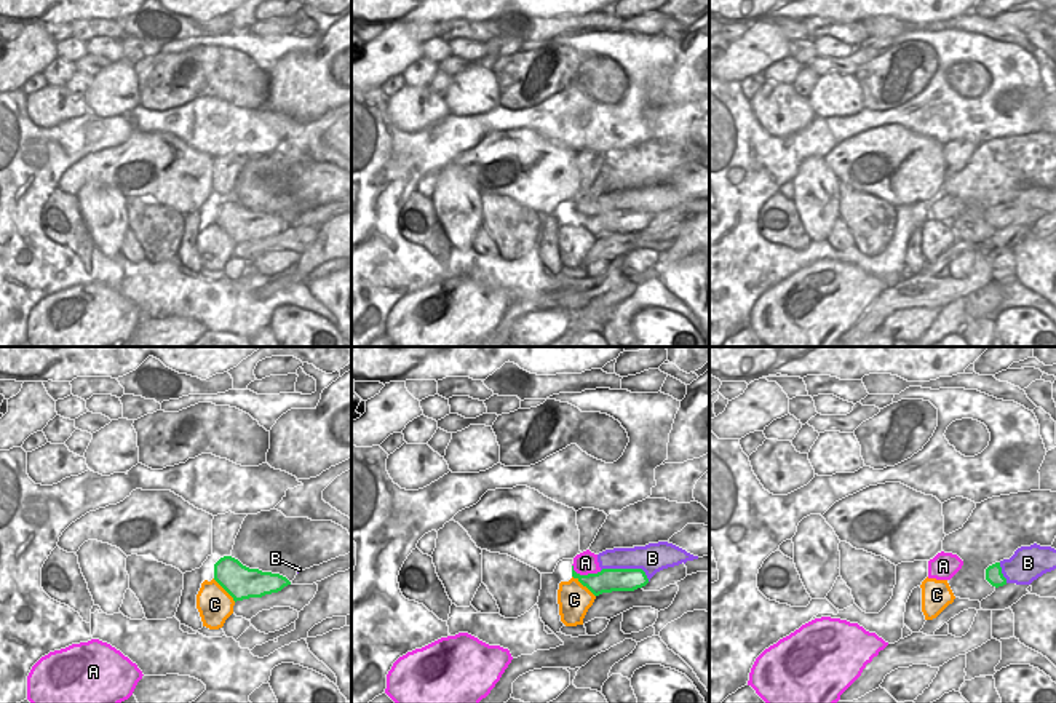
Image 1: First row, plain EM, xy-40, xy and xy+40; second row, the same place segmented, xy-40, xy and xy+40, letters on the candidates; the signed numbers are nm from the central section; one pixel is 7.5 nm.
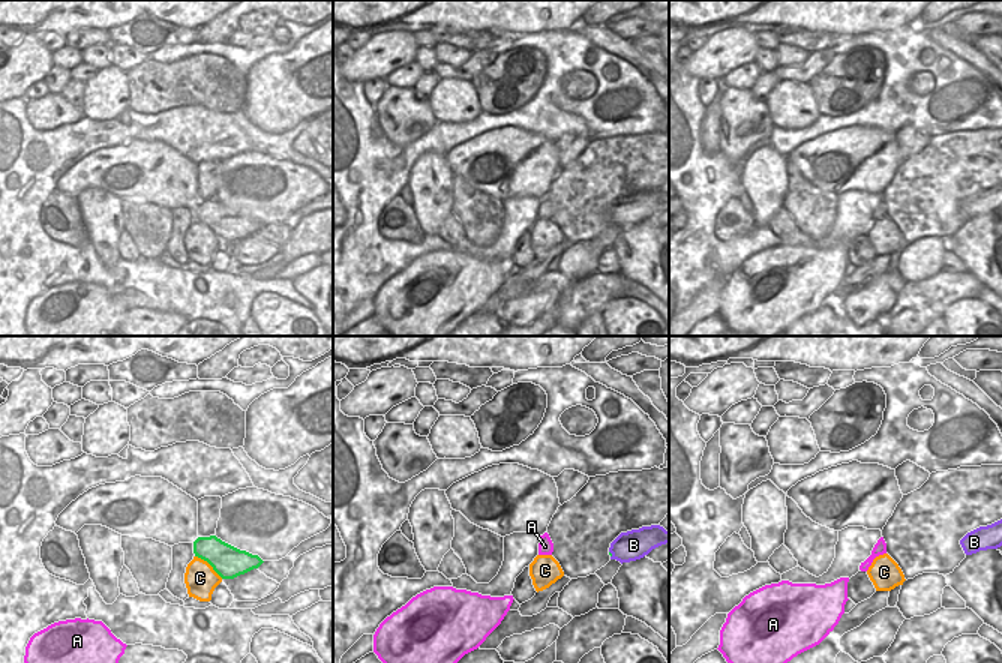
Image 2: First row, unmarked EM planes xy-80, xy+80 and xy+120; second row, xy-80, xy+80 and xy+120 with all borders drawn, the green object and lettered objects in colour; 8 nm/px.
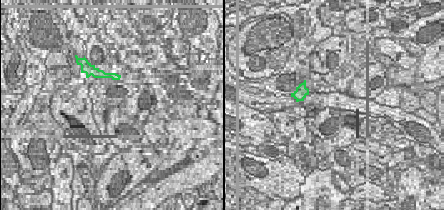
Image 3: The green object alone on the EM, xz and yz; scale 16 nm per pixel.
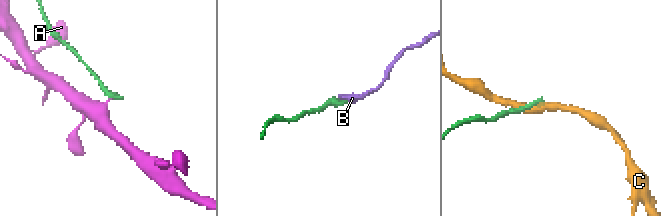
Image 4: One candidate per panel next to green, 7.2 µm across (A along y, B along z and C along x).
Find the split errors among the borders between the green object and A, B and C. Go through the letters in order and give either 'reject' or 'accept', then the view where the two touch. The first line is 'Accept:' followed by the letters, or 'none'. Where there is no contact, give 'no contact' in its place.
Accept: B
A: reject; contact in xy
B: accept; contact in xy
C: reject; contact in xy

